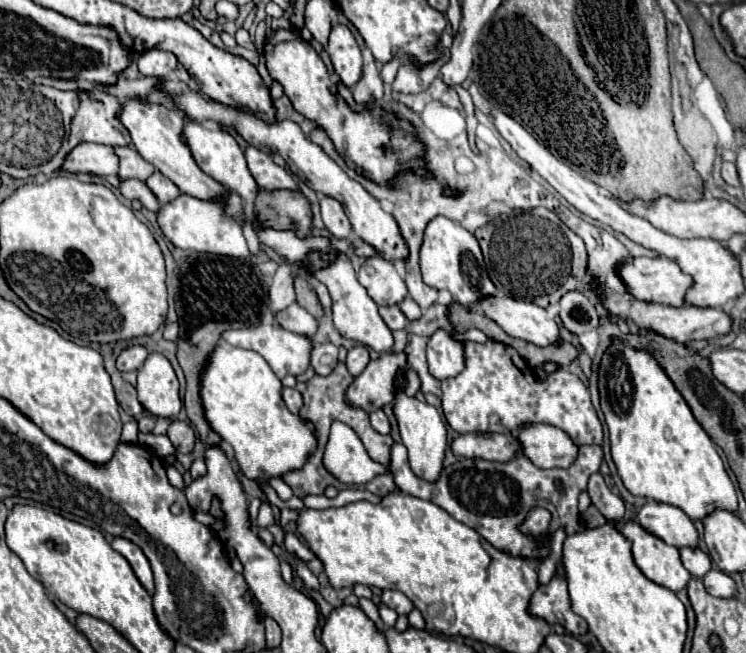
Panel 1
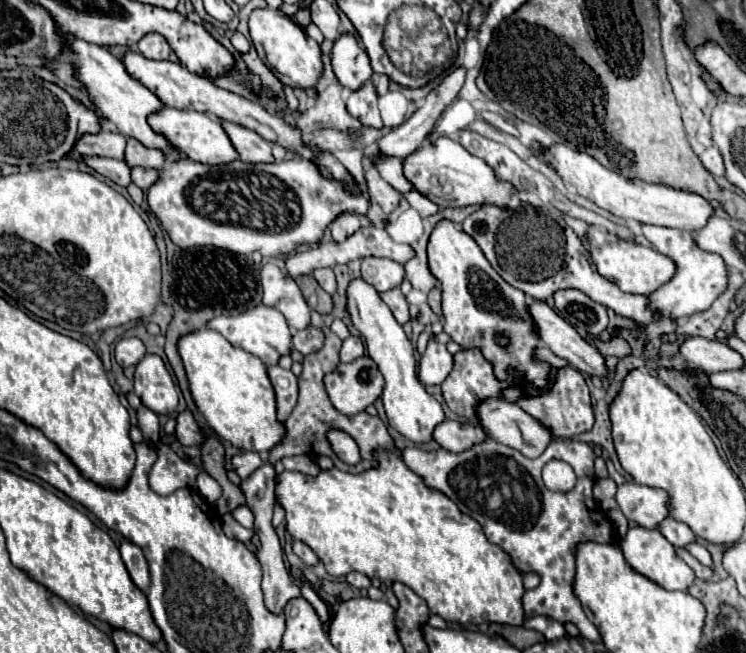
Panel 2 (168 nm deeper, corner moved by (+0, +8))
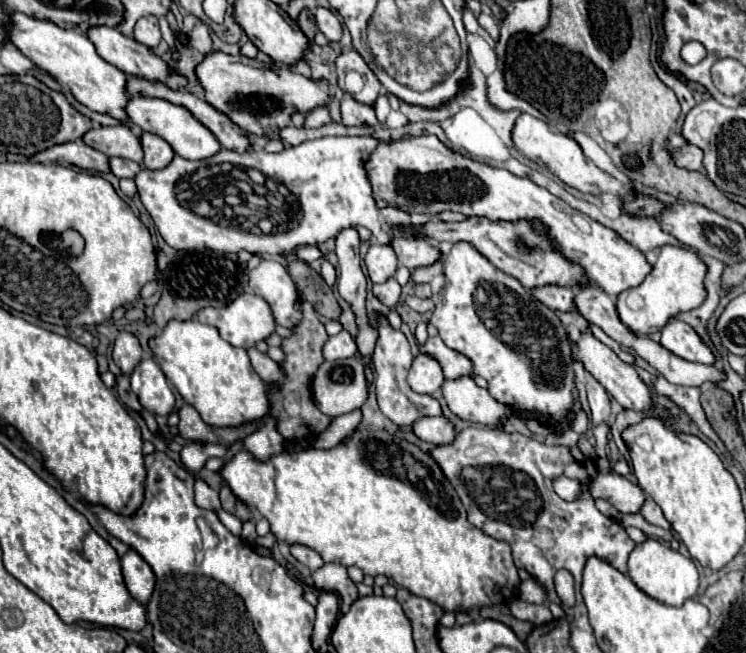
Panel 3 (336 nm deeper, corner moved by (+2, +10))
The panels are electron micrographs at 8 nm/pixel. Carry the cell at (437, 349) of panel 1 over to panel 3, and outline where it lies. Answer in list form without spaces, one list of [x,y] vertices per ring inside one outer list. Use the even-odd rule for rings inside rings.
[[[426,353],[416,355],[416,359],[410,367],[410,373],[408,373],[408,383],[416,393],[432,395],[444,383],[440,363],[434,357],[426,355]]]

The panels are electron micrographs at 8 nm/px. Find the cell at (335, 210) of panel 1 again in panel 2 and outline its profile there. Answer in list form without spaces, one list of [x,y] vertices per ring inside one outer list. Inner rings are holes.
[[[344,213],[340,215],[332,225],[330,225],[330,233],[334,237],[334,241],[342,243],[342,239],[348,239],[350,235],[354,235],[354,231],[360,229],[360,219],[356,215]]]

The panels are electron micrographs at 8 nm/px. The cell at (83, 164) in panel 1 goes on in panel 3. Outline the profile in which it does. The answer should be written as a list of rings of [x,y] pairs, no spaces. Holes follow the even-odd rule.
[[[116,125],[116,127],[100,127],[100,129],[90,129],[82,141],[108,155],[108,157],[122,157],[122,159],[132,159],[136,163],[142,163],[142,153],[140,153],[140,141],[136,135],[126,125]]]

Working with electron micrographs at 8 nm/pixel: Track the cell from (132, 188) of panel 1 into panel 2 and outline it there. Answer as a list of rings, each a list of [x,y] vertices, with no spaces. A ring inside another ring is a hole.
[[[80,155],[82,163],[86,163],[96,173],[104,175],[106,179],[114,181],[116,185],[130,185],[130,167],[124,161],[108,159],[108,157],[92,157],[92,155]]]

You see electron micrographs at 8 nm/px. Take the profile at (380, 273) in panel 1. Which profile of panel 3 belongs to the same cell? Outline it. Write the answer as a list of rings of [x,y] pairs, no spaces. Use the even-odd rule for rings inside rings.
[[[372,243],[366,253],[366,269],[372,283],[384,283],[396,275],[396,255],[388,245]]]

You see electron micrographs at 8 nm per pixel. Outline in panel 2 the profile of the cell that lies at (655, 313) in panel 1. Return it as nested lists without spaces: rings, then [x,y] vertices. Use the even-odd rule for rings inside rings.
[[[486,205],[462,223],[462,231],[466,231],[480,245],[486,259],[506,283],[534,299],[546,301],[560,289],[578,289],[592,301],[612,309],[618,315],[632,317],[638,323],[652,321],[648,299],[644,295],[624,293],[616,283],[604,279],[596,271],[594,261],[580,237],[564,223],[562,217],[554,219],[550,213],[544,213],[532,205],[522,207],[522,211],[512,211],[510,215],[494,205]]]

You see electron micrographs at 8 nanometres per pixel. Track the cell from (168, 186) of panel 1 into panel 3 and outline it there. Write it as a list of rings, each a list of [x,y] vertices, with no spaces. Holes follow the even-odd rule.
[[[112,157],[110,159],[110,169],[116,177],[126,177],[126,179],[134,179],[142,167],[136,161],[128,161],[128,159],[120,159],[120,157]]]

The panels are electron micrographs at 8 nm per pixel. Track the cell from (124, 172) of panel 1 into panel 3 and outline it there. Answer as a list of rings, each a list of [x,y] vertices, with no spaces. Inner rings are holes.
[[[146,131],[140,133],[140,145],[144,151],[144,167],[146,169],[164,169],[174,157],[172,147],[158,135],[152,135]]]

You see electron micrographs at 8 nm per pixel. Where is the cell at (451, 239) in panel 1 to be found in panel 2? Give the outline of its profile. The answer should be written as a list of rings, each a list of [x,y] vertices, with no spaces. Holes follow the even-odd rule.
[[[446,219],[440,221],[430,235],[428,261],[430,271],[442,283],[442,319],[450,339],[462,349],[482,349],[482,355],[494,367],[496,379],[520,379],[536,389],[544,389],[550,383],[552,365],[534,357],[540,339],[538,327],[534,327],[534,319],[530,319],[526,295],[516,287],[510,287],[492,269],[476,241]],[[498,337],[504,337],[508,343],[500,345],[496,341]],[[510,369],[514,369],[514,373],[508,373]]]

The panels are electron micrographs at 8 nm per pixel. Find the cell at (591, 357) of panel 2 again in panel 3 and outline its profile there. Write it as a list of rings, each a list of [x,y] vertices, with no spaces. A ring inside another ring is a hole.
[[[590,331],[586,333],[580,333],[578,339],[570,339],[570,347],[572,347],[572,359],[582,363],[586,367],[586,371],[598,381],[602,383],[602,387],[624,407],[624,409],[634,409],[634,411],[646,411],[650,409],[652,405],[652,399],[650,399],[650,391],[646,387],[646,383],[636,375],[634,367],[620,361],[616,357],[616,353],[606,347],[604,343],[600,343]]]

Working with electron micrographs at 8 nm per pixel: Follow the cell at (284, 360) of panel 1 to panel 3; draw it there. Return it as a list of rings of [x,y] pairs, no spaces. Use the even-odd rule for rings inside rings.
[[[252,293],[240,295],[236,301],[232,301],[232,305],[226,305],[224,309],[202,309],[196,317],[200,323],[218,327],[224,341],[228,341],[232,347],[242,349],[252,349],[258,341],[266,341],[276,331],[276,319],[270,305],[262,297],[256,297]]]

